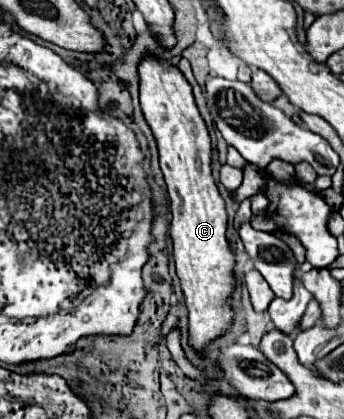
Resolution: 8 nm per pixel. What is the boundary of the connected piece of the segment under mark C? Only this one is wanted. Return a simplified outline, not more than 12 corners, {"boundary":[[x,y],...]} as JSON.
{"boundary":[[148,55],[140,105],[172,201],[188,345],[234,321],[236,255],[212,143],[178,67]]}

